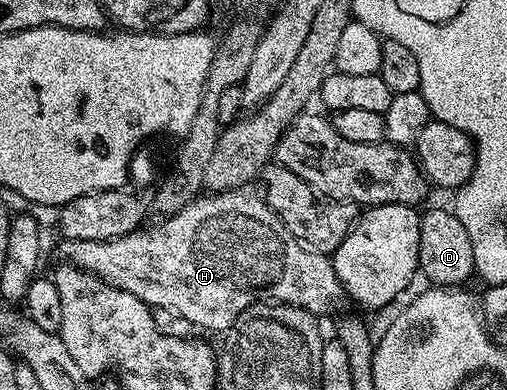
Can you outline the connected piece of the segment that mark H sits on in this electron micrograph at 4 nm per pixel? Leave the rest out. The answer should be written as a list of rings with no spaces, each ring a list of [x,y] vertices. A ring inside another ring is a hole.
[[[245,187],[201,194],[183,210],[177,210],[177,214],[155,222],[159,224],[152,228],[143,226],[115,240],[63,240],[59,252],[66,263],[76,264],[106,284],[141,298],[152,309],[169,309],[196,329],[208,328],[211,332],[226,333],[245,309],[260,302],[292,304],[312,314],[333,311],[344,291],[331,265],[331,256],[313,248],[300,247],[299,239],[288,230],[285,222],[281,222],[281,218],[277,218],[266,199],[258,191],[251,191],[250,187]]]

